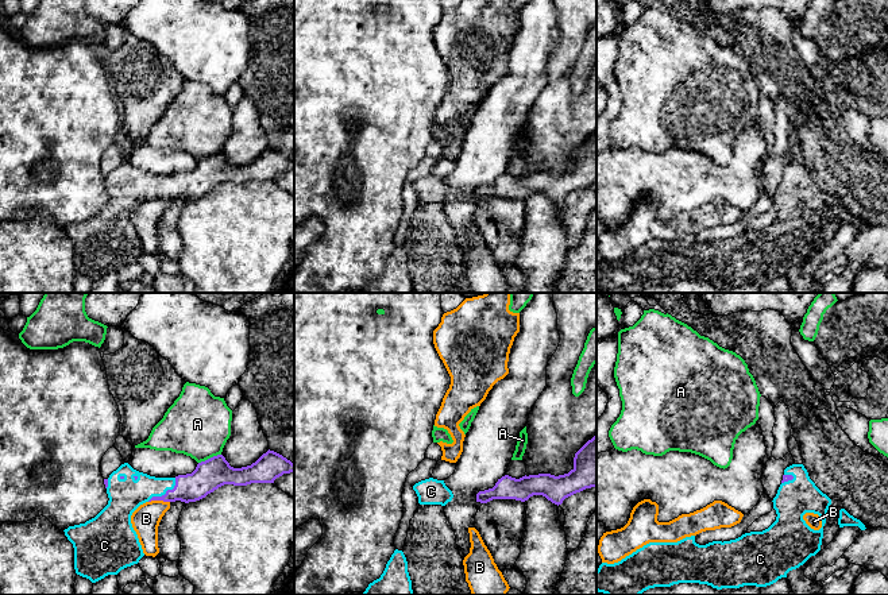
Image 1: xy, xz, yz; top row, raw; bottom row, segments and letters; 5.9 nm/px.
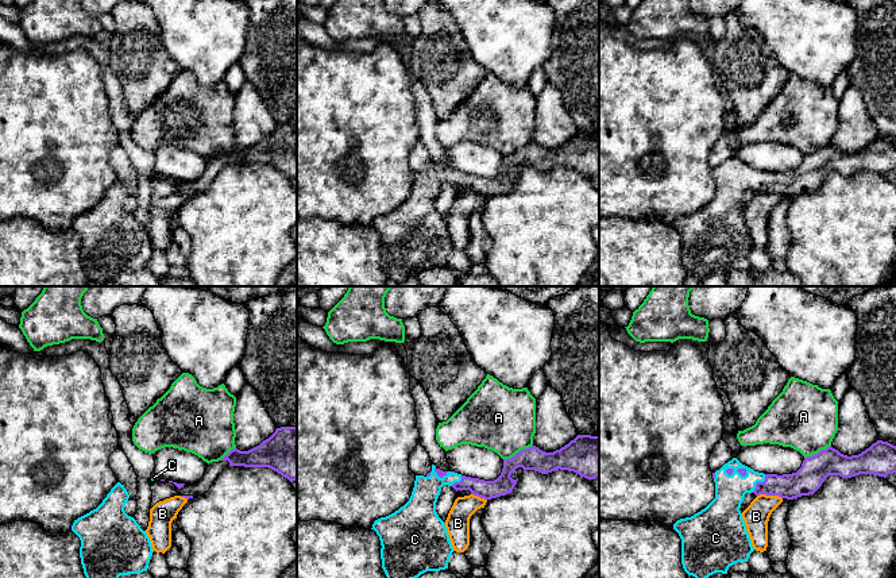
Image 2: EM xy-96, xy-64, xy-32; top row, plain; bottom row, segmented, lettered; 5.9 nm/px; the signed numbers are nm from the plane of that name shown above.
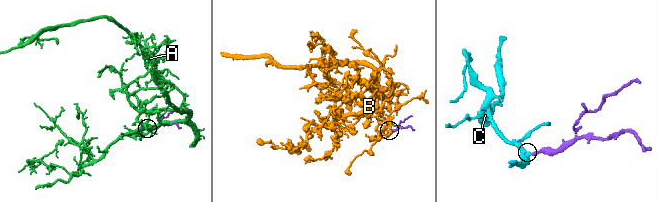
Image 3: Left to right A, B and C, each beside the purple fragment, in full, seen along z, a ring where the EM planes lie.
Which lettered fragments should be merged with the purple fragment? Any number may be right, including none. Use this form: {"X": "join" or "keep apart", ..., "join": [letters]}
{"A": "keep apart", "B": "keep apart", "C": "join", "join": ["C"]}

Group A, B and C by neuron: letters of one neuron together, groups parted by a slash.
A / B / C

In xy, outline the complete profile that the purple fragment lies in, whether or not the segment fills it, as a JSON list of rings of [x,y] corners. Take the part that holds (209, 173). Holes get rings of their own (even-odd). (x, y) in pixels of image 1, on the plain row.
[[[270,147],[247,165],[233,166],[223,152],[217,152],[198,161],[192,171],[178,173],[175,175],[150,174],[124,161],[108,177],[104,177],[109,196],[108,202],[94,216],[63,228],[74,246],[76,271],[96,281],[108,273],[117,273],[121,267],[139,260],[144,251],[138,232],[132,225],[131,213],[146,200],[196,200],[224,182],[247,183],[251,181],[274,181],[277,175],[290,170],[294,170],[294,162]]]

